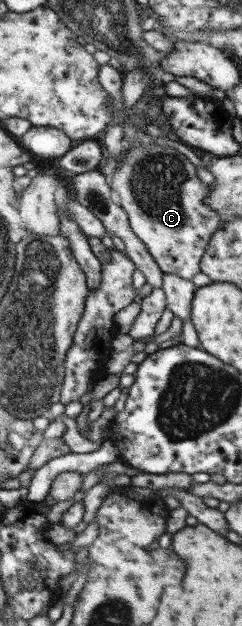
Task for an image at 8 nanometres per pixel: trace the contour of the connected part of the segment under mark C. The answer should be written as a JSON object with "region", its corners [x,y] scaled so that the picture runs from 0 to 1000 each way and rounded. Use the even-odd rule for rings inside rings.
{"region":[[[632,227],[558,230],[504,248],[446,291],[492,315],[488,329],[521,340],[541,369],[583,383],[665,436],[731,439],[773,449],[789,449],[806,438],[826,436],[831,407],[847,403],[864,380],[909,358],[901,342],[835,323],[835,318],[851,316],[860,299],[814,284],[806,265],[764,248],[707,235]]]}

